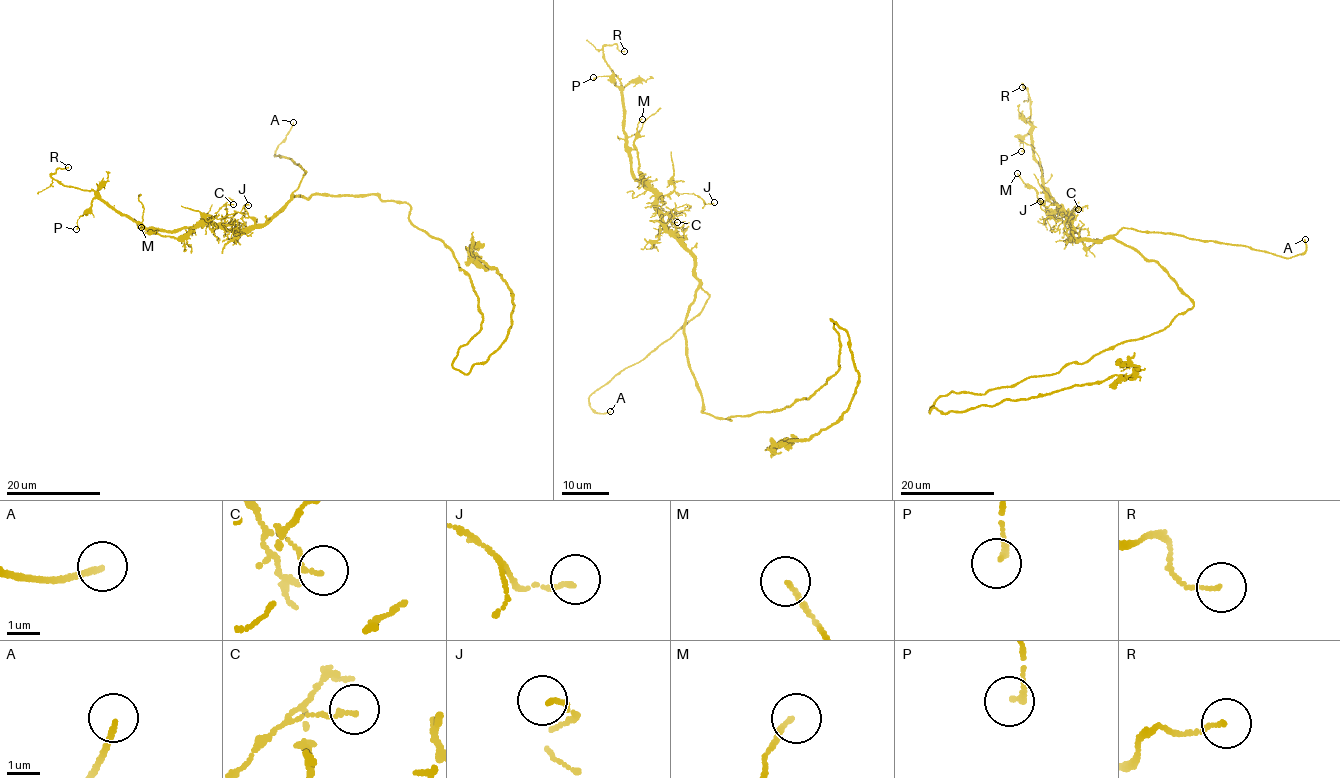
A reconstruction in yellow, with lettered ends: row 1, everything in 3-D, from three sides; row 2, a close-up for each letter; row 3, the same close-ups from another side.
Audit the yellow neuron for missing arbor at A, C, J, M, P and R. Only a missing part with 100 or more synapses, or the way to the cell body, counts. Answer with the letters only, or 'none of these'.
A

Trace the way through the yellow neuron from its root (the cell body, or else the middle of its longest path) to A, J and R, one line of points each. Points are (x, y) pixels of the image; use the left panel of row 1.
A: (427, 233), (410, 224), (407, 203), (372, 194), (295, 197), (306, 172), (274, 155), (293, 122)
J: (427, 233), (410, 224), (409, 205), (372, 194), (293, 197), (263, 224), (238, 230), (207, 221), (248, 205)
R: (427, 233), (409, 205), (372, 194), (293, 197), (238, 230), (151, 231), (51, 177), (68, 167)

